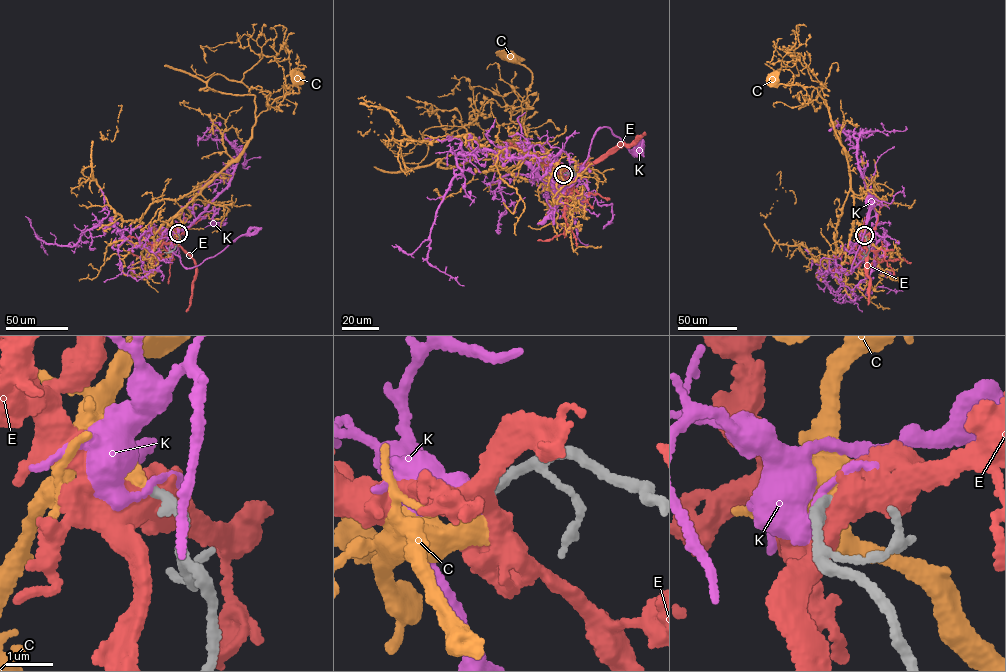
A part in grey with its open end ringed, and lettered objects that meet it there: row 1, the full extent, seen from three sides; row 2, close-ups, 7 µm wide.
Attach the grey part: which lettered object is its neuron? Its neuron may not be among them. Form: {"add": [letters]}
{"add": ["C"]}

